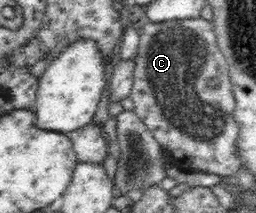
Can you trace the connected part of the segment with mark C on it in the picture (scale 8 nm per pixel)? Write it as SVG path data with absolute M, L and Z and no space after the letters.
M201 17L173 20L170 22L148 22L139 31L138 54L133 69L134 79L130 98L134 102L133 111L146 123L157 141L168 153L176 153L174 164L181 169L194 167L194 172L228 176L237 174L239 162L235 155L235 139L239 127L234 119L236 106L227 61L216 43L217 35L213 24Z

